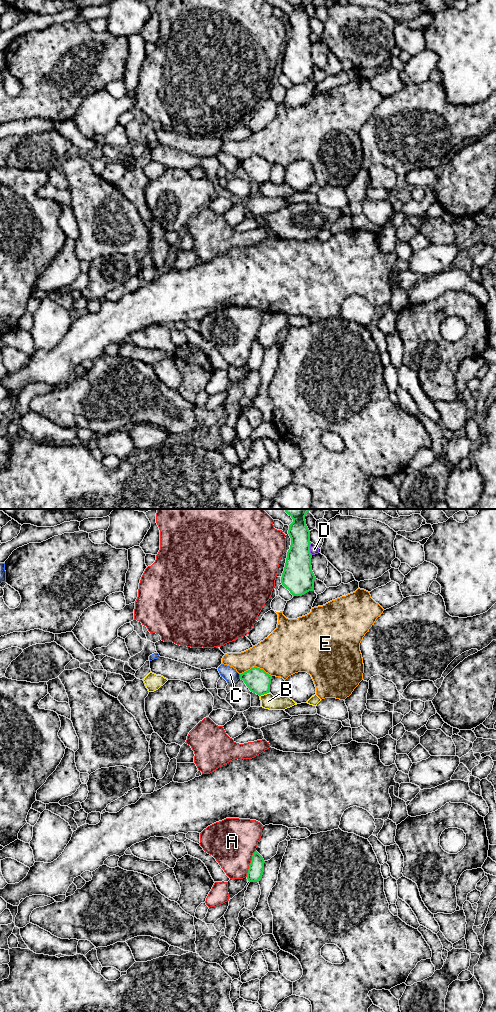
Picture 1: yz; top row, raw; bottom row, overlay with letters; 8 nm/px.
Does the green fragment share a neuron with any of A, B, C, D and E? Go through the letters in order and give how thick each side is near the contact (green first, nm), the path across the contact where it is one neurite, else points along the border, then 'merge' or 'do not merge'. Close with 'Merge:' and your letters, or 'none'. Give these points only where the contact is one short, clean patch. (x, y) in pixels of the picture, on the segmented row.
A: 130/380 nm | do not merge
B: 190/120 nm | do not merge
C: 190/120 nm | along yz (239, 674), (240, 678) | do not merge
D: 260/70 nm | do not merge
E: 190/380 nm | do not merge
Merge: none

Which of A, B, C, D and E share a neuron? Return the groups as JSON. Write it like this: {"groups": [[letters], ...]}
{"groups": [["A"], ["B"], ["C"], ["D"], ["E"]]}

